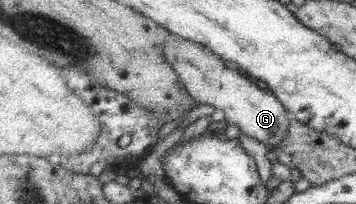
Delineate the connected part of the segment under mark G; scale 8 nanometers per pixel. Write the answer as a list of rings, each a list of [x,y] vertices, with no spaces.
[[[173,33],[164,44],[164,55],[168,63],[176,69],[195,105],[209,105],[223,111],[228,123],[240,128],[243,134],[263,143],[269,151],[275,152],[276,148],[285,144],[292,116],[271,90],[261,89],[248,77],[239,74],[237,69],[227,68],[225,60],[209,47]]]

